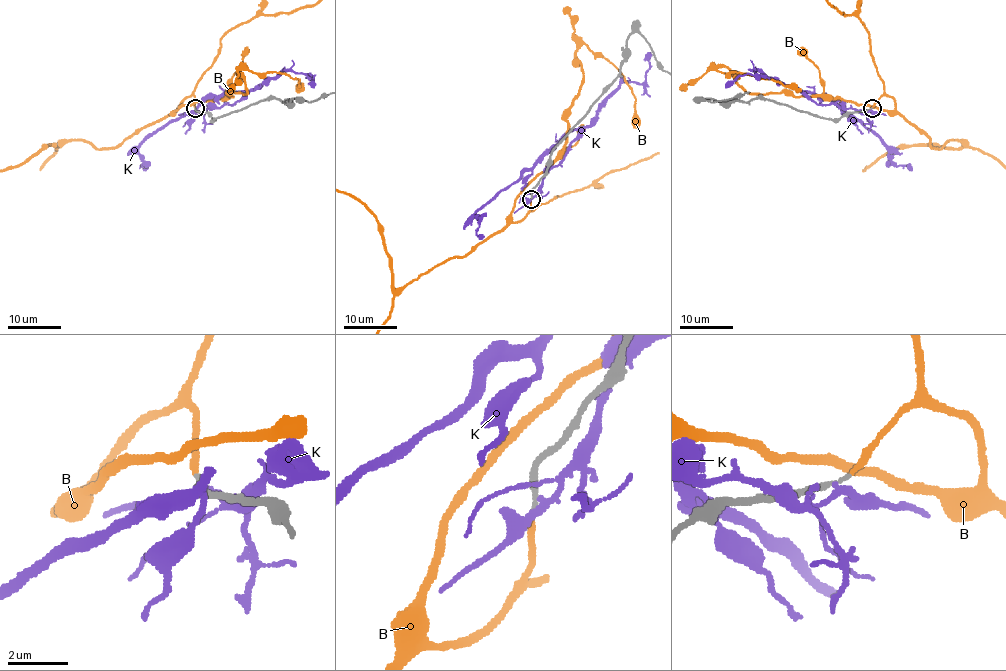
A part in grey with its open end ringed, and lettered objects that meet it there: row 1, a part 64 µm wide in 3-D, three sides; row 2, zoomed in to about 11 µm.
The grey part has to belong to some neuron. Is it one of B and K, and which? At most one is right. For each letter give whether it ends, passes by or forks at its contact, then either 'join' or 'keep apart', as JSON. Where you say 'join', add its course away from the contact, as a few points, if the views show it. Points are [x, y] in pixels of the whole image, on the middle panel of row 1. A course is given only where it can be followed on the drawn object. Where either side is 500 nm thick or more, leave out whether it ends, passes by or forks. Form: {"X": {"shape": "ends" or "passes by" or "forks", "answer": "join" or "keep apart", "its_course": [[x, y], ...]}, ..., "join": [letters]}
{"B": {"shape": "ends", "answer": "join"}, "K": {"shape": "passes by", "answer": "keep apart"}, "join": ["B"]}

